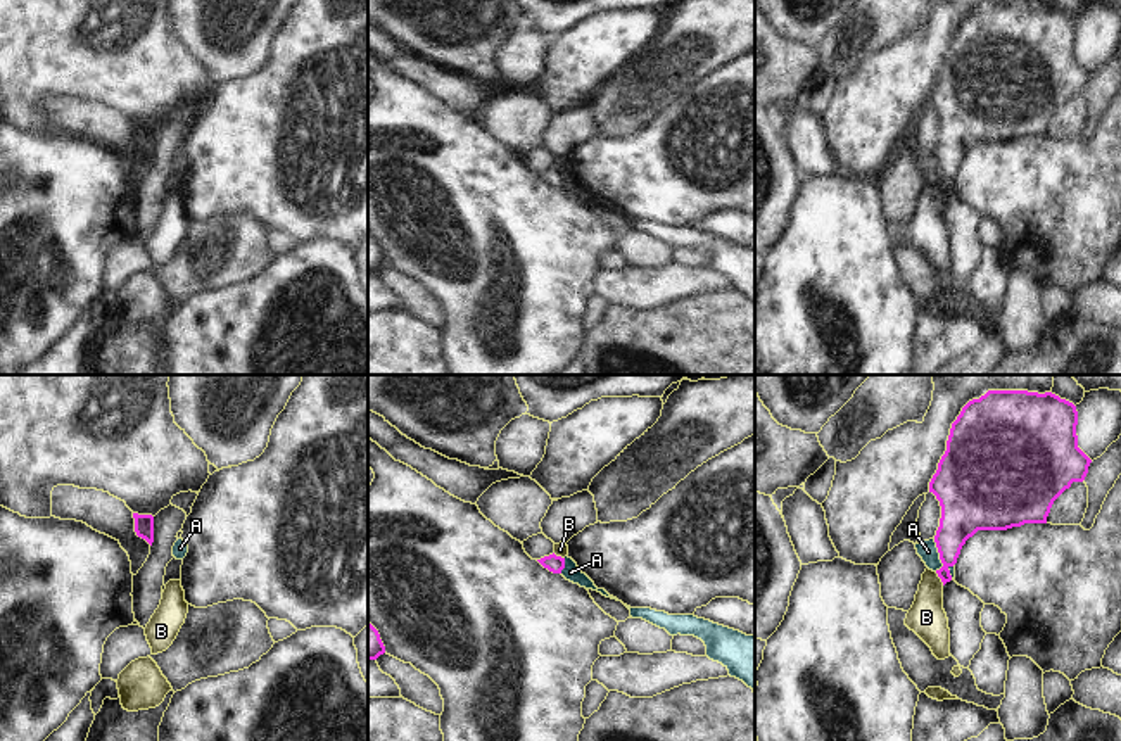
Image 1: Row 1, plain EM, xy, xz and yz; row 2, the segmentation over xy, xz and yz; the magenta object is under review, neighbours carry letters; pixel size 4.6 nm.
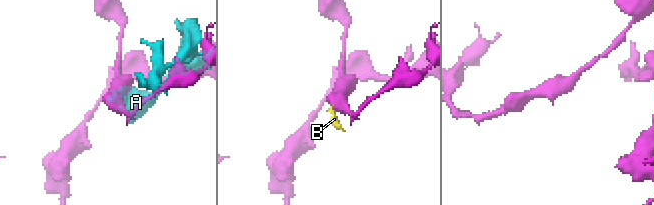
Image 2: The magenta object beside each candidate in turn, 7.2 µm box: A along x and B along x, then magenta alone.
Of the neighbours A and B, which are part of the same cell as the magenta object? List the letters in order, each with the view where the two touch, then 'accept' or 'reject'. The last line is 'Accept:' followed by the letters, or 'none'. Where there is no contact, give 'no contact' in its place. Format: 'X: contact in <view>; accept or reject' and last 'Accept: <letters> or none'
A: contact in yz; reject
B: contact in yz; reject
Accept: none

